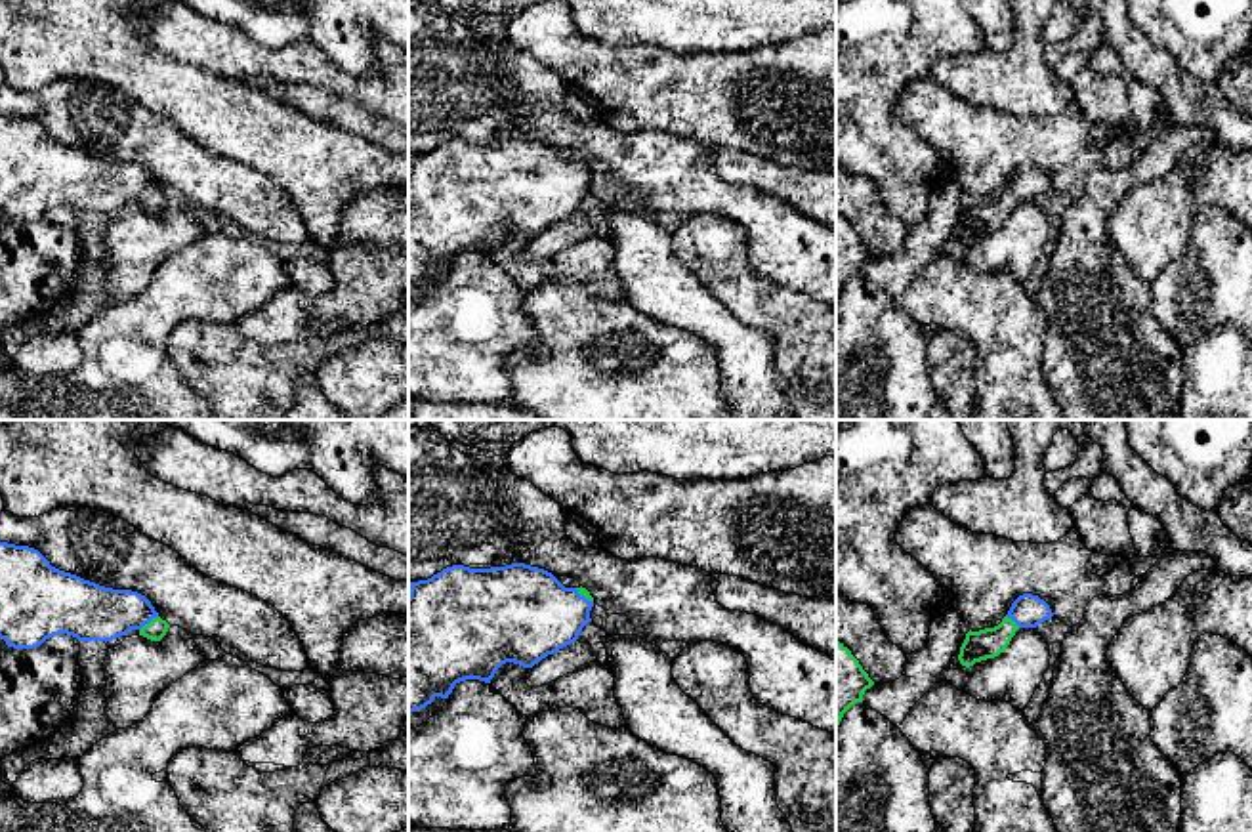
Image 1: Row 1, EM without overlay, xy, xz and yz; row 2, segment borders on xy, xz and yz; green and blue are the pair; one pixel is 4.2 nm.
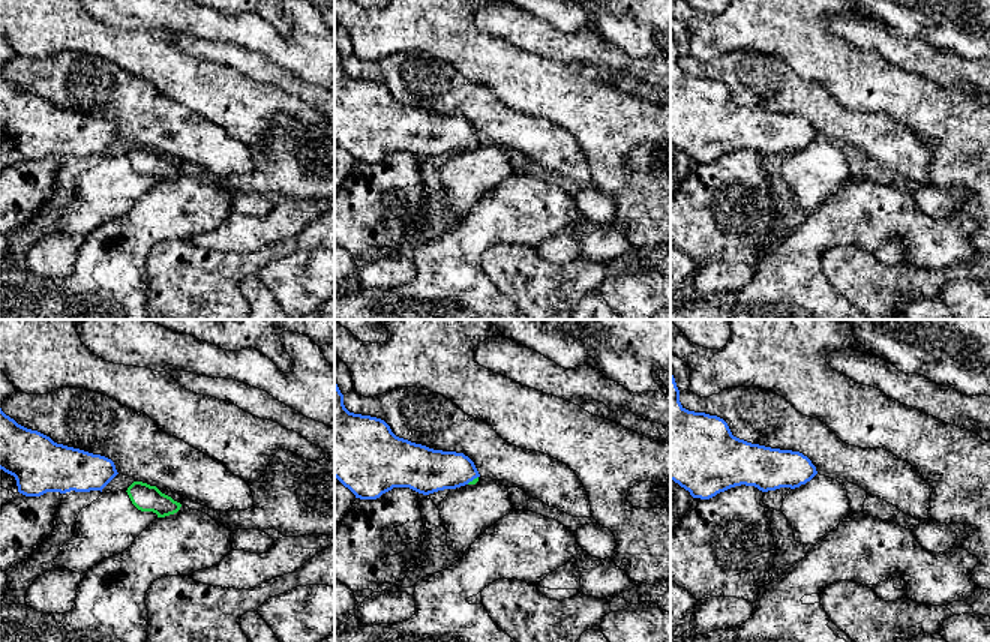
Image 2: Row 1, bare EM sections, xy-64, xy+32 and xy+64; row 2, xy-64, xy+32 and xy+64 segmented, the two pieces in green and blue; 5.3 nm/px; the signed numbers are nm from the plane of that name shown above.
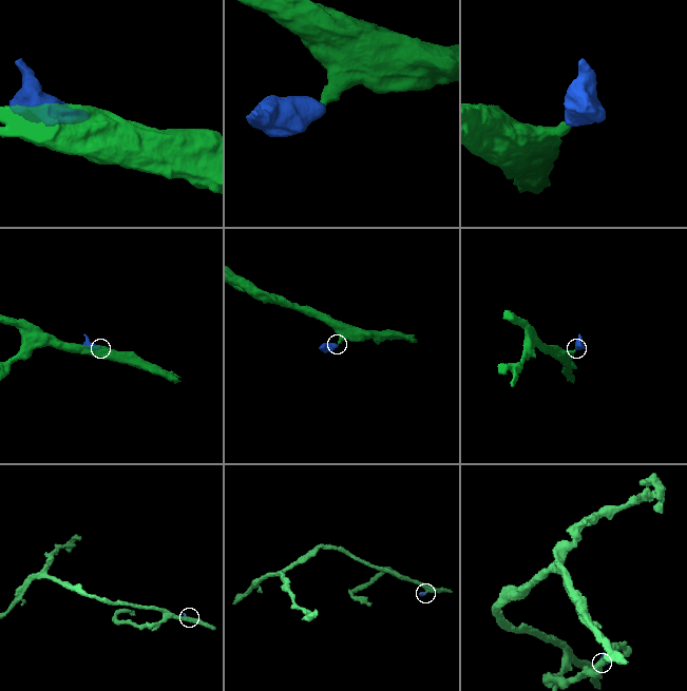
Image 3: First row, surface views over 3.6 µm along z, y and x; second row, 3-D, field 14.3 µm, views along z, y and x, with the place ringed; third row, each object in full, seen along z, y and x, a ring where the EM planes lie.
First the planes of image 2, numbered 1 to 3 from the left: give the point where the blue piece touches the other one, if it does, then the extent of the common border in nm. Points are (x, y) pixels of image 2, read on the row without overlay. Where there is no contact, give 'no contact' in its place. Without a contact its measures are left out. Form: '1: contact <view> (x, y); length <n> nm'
1: no contact
2: contact xy+32 (473, 144); length 80 nm
3: no contact

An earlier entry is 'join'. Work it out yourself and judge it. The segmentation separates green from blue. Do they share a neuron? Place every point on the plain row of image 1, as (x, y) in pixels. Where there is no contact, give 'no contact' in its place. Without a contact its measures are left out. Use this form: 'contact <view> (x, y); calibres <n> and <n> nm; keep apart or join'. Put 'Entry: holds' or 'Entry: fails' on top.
Entry: holds
contact xy (149, 195); calibres 90 and 240 nm; join

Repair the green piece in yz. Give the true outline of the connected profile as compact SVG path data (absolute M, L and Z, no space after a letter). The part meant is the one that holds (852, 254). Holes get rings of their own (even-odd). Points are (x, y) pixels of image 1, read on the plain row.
M836 214L836 302L844 286L857 275L863 275L863 267L874 254L863 242L851 223Z

